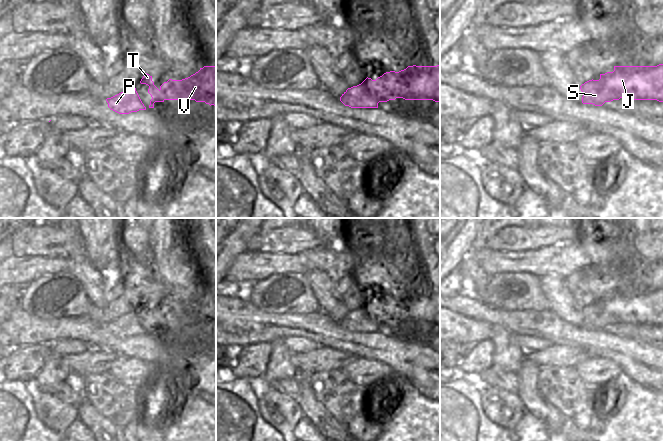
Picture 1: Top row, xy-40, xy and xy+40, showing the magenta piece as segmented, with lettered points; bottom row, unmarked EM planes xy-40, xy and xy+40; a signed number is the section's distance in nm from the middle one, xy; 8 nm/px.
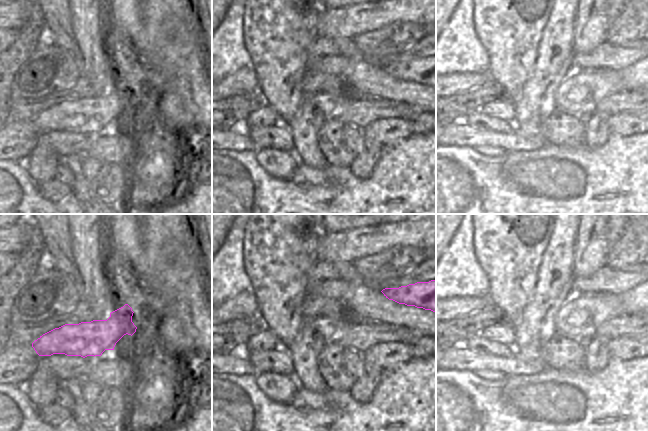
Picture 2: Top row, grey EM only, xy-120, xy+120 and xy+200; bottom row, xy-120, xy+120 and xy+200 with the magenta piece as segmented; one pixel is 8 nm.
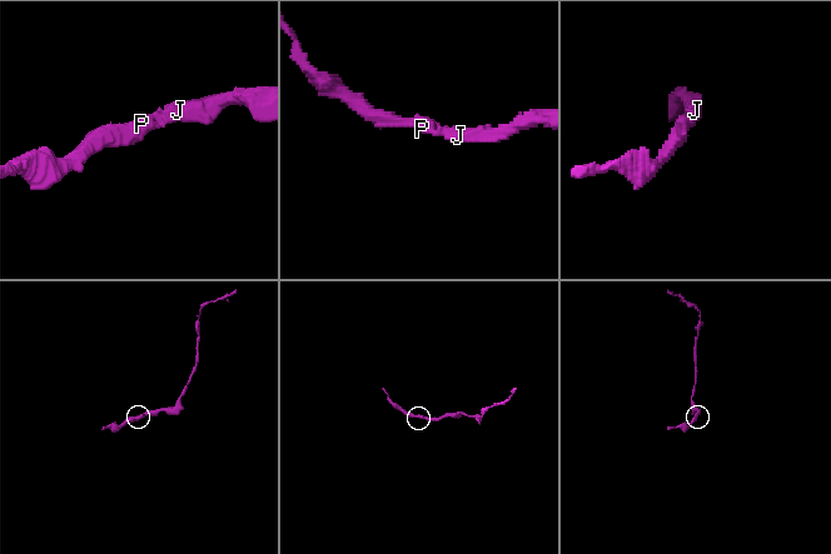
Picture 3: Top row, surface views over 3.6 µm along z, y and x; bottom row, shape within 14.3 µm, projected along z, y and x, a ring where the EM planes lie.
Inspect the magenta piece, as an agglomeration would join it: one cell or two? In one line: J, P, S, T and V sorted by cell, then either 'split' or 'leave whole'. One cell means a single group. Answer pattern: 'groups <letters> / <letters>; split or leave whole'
groups J P S T V; leave whole

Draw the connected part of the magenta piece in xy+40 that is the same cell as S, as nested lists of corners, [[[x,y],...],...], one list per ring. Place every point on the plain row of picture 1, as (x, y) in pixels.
[[[663,288],[614,290],[613,296],[600,298],[599,304],[589,304],[580,313],[582,327],[595,330],[620,322],[663,326]]]

